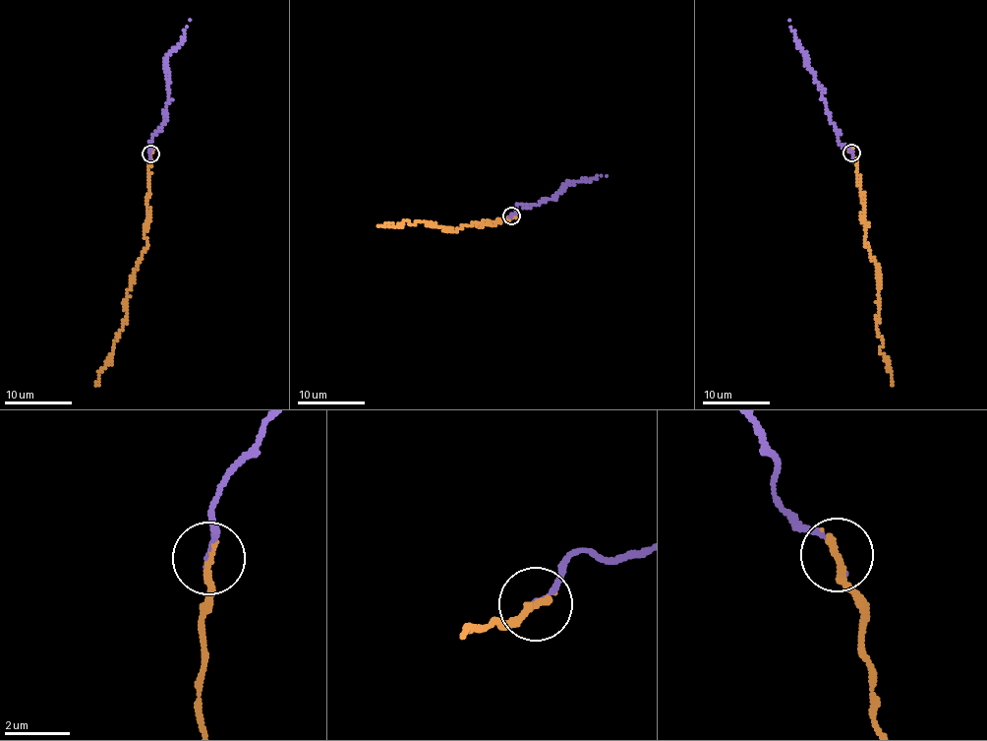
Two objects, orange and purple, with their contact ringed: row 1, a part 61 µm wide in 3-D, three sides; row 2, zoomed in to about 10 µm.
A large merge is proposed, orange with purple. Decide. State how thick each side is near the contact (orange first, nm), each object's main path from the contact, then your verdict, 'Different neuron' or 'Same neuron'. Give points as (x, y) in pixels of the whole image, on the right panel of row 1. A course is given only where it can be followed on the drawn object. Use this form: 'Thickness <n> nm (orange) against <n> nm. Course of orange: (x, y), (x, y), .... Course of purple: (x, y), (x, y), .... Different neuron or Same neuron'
Thickness 280 nm (orange) against 120 nm. Course of orange: (851, 152), (864, 198), (865, 243), (879, 272), (877, 327), (881, 352), (892, 374), (893, 386). Course of purple: (850, 152), (839, 142), (839, 131), (829, 121), (822, 89), (807, 65), (807, 58), (788, 21). Different neuron

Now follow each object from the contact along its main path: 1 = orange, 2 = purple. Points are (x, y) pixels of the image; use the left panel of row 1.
1: (150, 154), (145, 232), (147, 245), (133, 274), (123, 328), (110, 361), (98, 374), (96, 386)
2: (150, 153), (151, 142), (164, 121), (169, 98), (166, 57), (181, 41), (191, 21)

